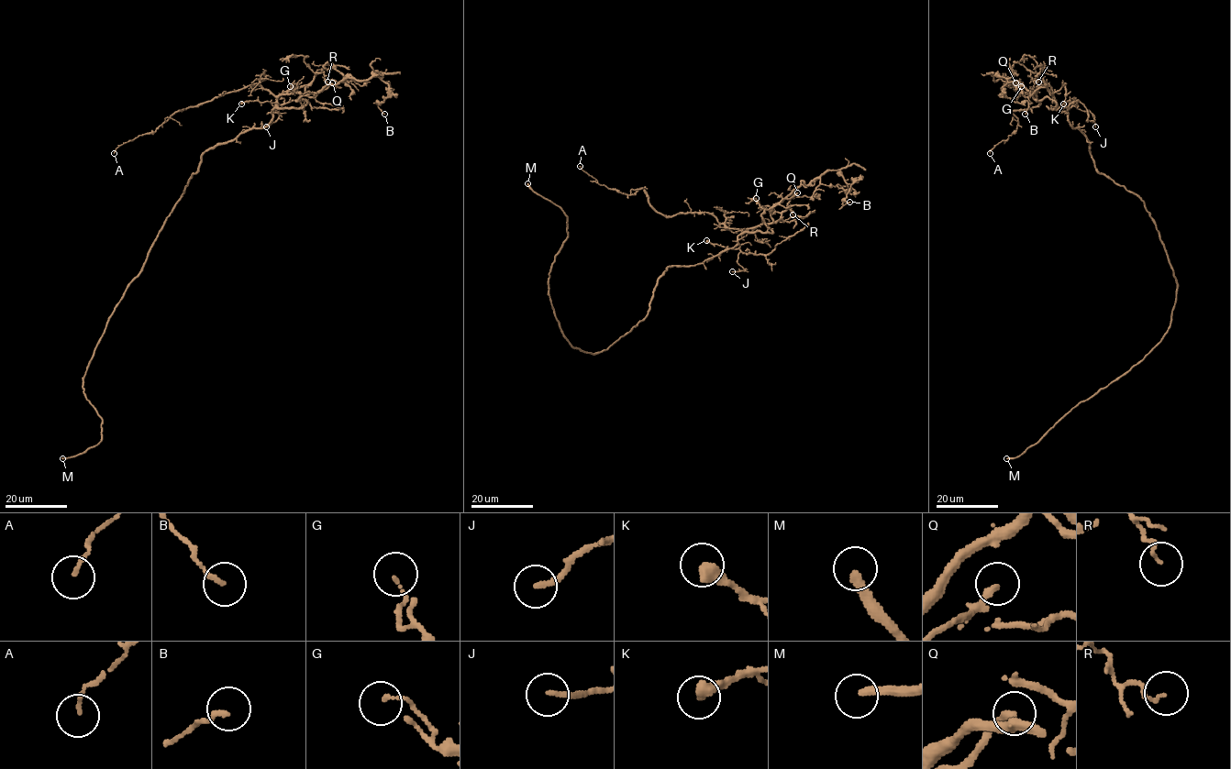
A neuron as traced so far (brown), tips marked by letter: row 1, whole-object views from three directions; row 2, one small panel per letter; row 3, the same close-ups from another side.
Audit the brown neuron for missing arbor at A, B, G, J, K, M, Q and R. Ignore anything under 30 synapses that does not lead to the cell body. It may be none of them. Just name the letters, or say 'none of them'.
M

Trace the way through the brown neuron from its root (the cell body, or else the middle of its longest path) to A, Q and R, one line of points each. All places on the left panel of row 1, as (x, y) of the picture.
A: (182, 195), (206, 150), (269, 123), (273, 95), (257, 83), (224, 93), (179, 110), (114, 153)
Q: (182, 195), (201, 156), (241, 133), (265, 126), (280, 95), (304, 86), (307, 94), (316, 93), (332, 82)
R: (182, 195), (206, 150), (265, 126), (276, 99), (306, 86), (316, 73), (323, 72), (327, 82)

